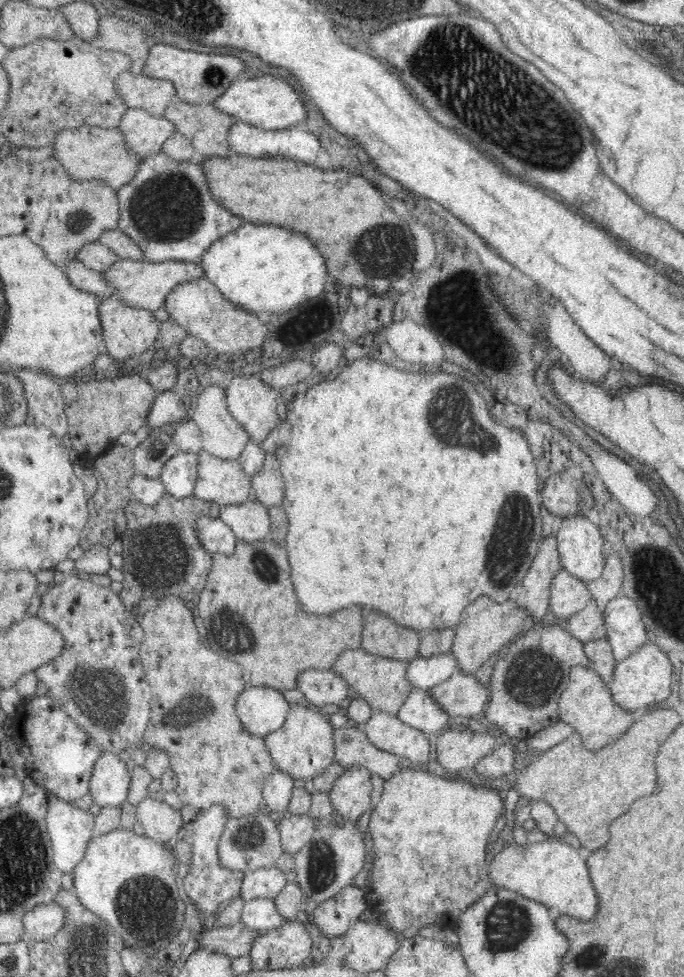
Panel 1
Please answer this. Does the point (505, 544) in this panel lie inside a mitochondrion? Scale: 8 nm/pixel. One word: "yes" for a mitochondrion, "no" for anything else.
yes

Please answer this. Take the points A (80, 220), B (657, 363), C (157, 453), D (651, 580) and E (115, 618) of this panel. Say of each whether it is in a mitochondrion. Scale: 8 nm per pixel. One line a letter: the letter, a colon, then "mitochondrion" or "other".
A: mitochondrion
B: mitochondrion
C: other
D: mitochondrion
E: other

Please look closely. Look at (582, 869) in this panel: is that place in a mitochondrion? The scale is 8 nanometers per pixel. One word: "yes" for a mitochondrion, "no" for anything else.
no

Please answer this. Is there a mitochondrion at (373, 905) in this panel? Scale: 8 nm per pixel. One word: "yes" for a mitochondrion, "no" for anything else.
no

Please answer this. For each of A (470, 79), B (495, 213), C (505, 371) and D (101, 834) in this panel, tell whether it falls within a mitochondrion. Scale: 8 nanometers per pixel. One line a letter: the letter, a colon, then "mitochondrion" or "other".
A: mitochondrion
B: other
C: mitochondrion
D: other

